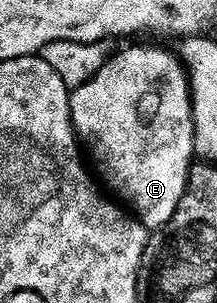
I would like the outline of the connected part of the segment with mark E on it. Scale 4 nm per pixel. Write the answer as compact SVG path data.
M132 45L117 53L115 50L89 81L68 94L72 130L85 150L92 149L95 176L117 193L115 196L149 231L158 231L172 218L188 186L188 170L194 164L192 90L181 58L172 53L152 45Z

